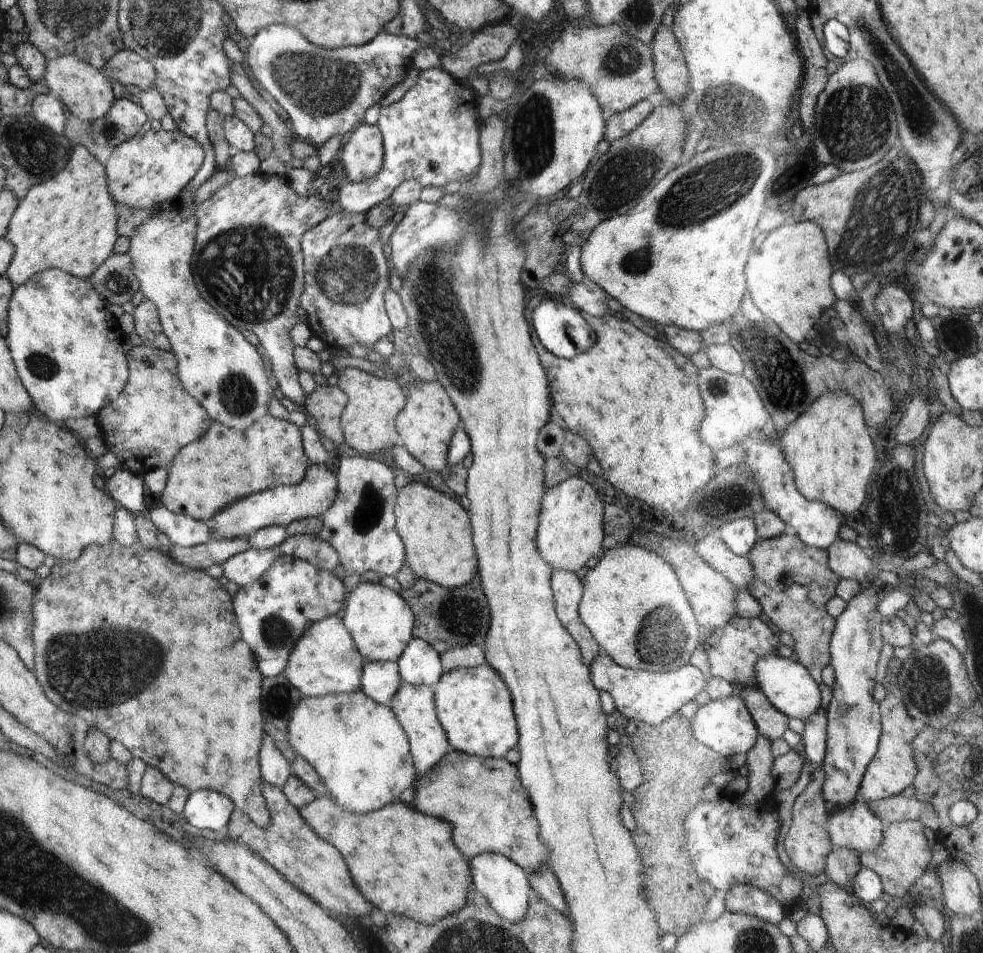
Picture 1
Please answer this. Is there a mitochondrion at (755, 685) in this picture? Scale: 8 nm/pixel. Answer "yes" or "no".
no

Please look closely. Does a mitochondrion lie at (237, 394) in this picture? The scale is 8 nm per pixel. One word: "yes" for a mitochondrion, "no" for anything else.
yes

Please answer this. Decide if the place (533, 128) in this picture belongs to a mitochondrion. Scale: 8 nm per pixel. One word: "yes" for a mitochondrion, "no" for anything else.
yes

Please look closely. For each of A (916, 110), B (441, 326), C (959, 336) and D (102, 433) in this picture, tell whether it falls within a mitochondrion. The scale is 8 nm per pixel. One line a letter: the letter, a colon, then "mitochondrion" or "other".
A: mitochondrion
B: mitochondrion
C: mitochondrion
D: other

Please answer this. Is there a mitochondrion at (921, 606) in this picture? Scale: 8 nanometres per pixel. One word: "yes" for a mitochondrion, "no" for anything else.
no

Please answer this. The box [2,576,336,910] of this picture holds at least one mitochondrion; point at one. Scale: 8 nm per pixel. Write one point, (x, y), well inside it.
(95, 670)

